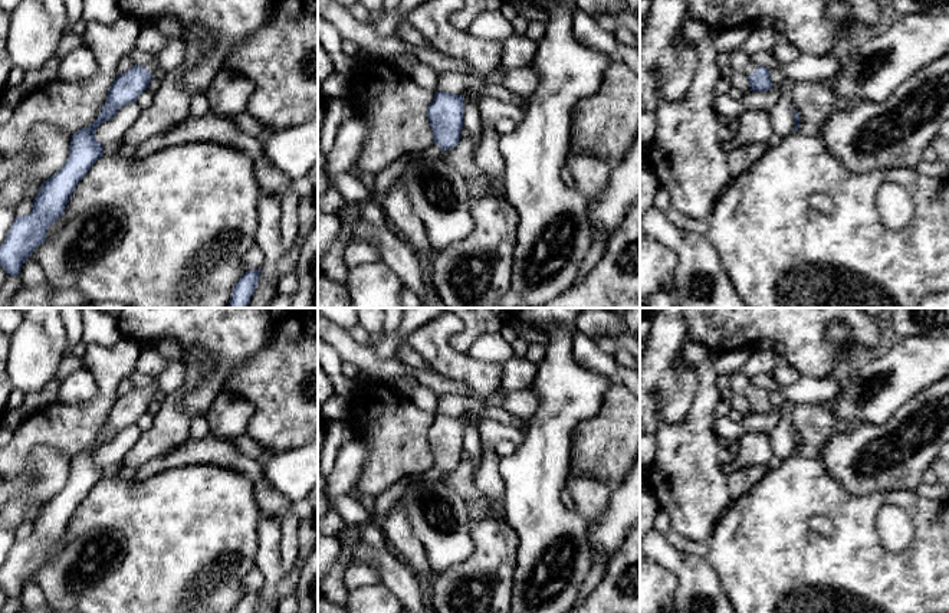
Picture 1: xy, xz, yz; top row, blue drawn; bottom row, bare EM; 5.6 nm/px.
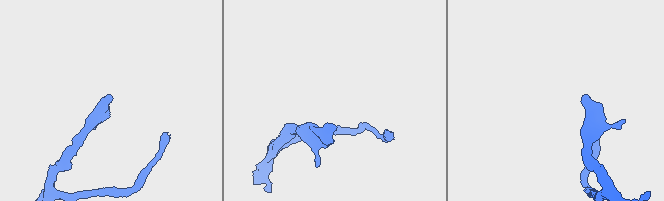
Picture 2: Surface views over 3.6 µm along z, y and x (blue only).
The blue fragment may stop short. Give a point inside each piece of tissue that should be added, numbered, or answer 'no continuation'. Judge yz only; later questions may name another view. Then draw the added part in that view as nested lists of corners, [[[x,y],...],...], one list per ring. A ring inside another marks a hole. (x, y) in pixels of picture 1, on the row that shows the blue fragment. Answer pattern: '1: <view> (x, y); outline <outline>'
1: yz (739, 62); outline [[[741,47],[729,52],[729,65],[733,73],[742,73],[745,76],[752,75],[758,68]]]

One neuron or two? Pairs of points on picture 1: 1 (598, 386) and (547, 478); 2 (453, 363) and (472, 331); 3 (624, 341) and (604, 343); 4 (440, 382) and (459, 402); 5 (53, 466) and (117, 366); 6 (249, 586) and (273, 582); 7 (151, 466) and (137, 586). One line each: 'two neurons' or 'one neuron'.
1: one neuron
2: two neurons
3: one neuron
4: two neurons
5: two neurons
6: two neurons
7: two neurons

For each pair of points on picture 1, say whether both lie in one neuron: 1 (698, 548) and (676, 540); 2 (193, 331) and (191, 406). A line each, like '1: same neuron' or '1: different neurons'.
1: same neuron
2: same neuron

